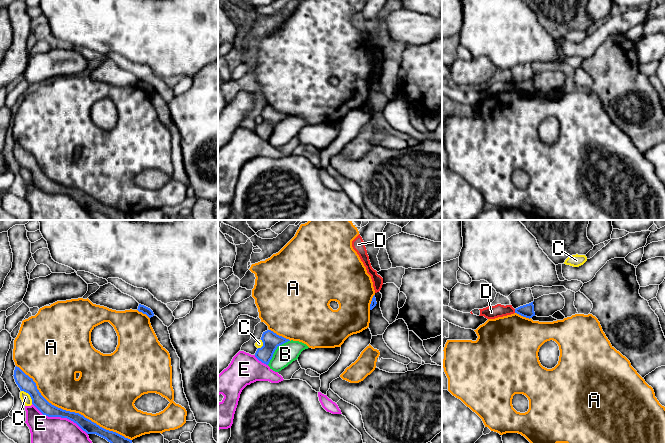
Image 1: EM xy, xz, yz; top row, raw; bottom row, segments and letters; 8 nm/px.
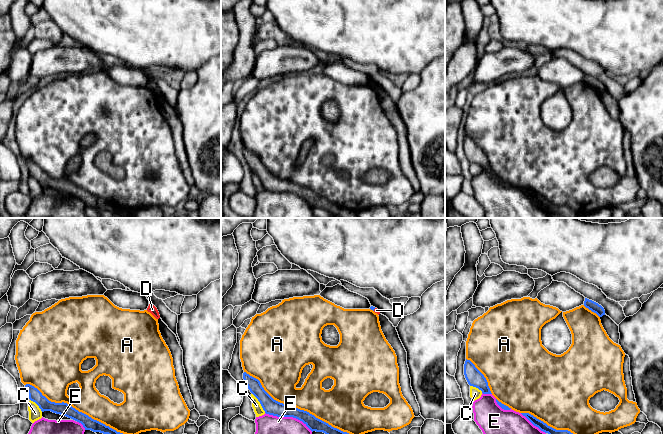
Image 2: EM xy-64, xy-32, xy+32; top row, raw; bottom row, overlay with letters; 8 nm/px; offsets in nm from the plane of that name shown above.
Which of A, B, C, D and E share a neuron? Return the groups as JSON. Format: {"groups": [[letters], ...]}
{"groups": [["A"], ["B"], ["C"], ["D"], ["E"]]}

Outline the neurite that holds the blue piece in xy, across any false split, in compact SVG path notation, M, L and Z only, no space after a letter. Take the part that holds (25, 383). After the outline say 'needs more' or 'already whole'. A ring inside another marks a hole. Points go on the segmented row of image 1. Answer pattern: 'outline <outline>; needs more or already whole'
outline M15 367L14 379L21 391L28 393L32 404L45 416L67 418L76 423L87 434L96 434L110 443L132 443L132 440L124 436L106 430L83 415L58 408L49 403L37 389L36 383L26 375L19 367Z; already whole

